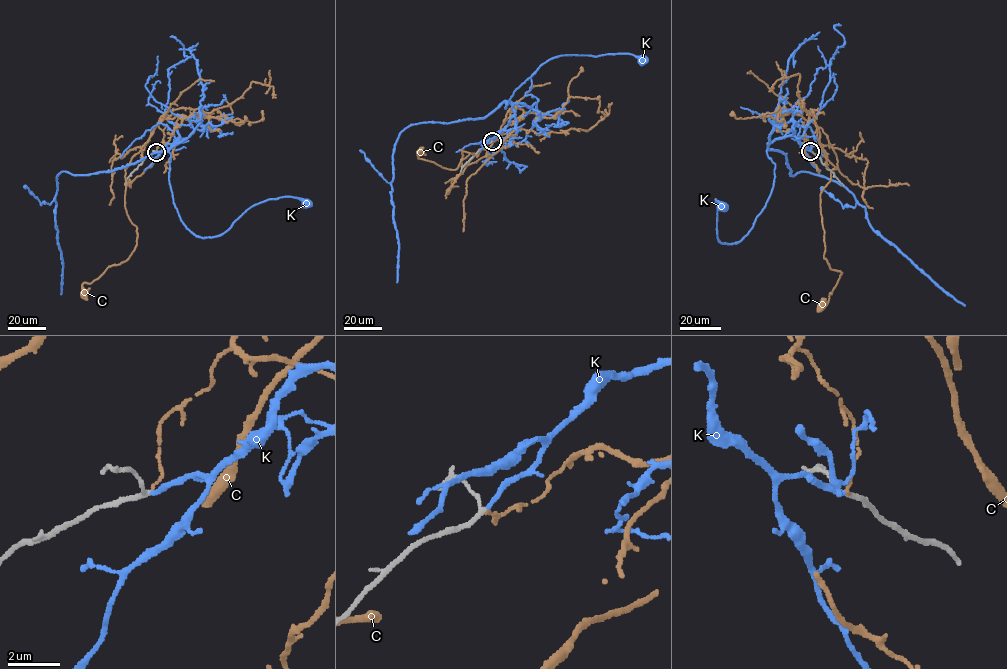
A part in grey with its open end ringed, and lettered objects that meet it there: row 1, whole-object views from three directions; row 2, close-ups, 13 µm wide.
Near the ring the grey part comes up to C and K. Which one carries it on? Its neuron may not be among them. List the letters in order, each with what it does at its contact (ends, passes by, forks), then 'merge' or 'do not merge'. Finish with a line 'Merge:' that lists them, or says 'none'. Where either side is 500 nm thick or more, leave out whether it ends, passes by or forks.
C: it ends | do not merge
K: it ends | merge
Merge: K

